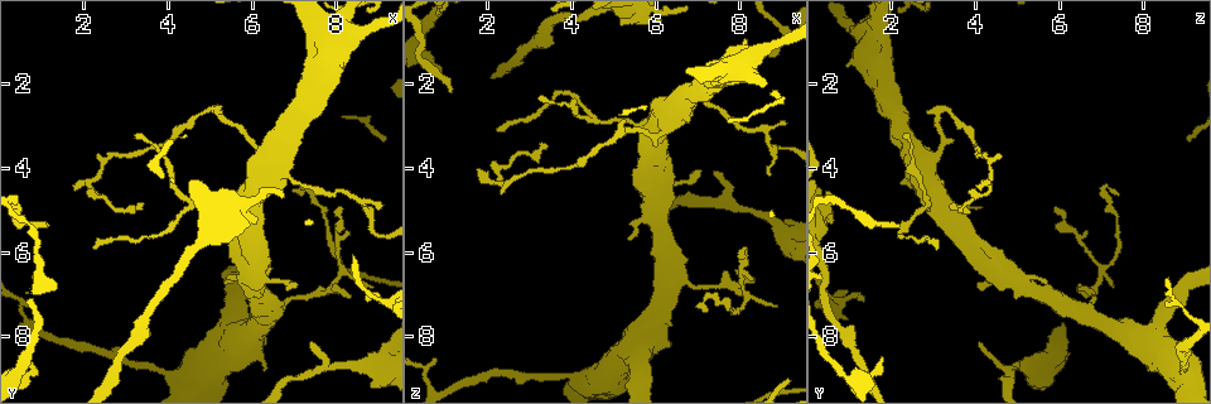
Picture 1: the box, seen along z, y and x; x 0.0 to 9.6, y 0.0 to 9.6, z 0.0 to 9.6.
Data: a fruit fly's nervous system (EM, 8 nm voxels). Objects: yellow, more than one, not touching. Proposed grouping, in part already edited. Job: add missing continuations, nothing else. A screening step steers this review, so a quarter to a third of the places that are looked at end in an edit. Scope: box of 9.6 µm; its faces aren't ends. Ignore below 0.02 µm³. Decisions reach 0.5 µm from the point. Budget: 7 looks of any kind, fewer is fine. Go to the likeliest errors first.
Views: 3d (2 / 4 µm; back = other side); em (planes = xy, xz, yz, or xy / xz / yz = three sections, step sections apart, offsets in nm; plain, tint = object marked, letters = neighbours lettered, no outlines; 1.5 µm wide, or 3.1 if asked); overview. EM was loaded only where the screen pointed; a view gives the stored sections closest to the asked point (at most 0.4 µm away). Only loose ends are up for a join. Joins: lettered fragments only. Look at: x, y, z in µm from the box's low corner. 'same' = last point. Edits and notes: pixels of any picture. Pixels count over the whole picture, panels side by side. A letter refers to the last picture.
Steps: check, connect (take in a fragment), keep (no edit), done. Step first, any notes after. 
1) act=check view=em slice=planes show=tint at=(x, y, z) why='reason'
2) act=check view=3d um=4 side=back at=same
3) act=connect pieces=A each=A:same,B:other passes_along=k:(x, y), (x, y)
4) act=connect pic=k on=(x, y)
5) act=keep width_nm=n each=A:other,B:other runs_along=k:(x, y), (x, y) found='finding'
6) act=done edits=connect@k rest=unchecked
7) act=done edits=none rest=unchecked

act=check view=3d um=4 at=(0.65, 8.60, 1.75) why='free end'

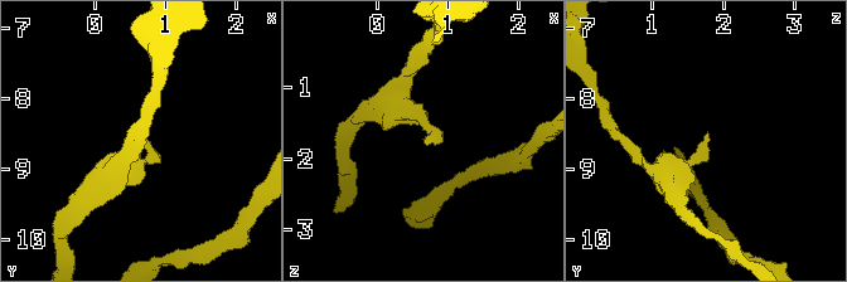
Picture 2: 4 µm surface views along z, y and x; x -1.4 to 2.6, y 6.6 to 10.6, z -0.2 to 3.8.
act=check view=em slice=xz step=4 show=tint at=(0.65, 8.55, 1.80)

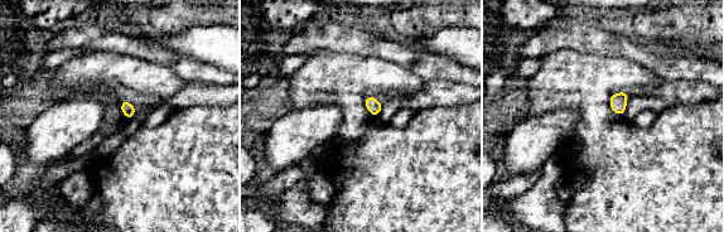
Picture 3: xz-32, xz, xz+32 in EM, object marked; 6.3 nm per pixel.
act=check view=em slice=planes show=letters at=same

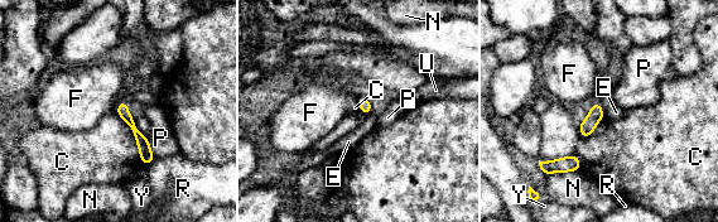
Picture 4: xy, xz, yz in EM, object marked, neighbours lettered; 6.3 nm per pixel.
act=keep each=C:other,E:other,F:other,N:other,P:other,R:other,U:other,Y:other runs_along=4:(121, 105), (148, 159) found='no lettered fragment goes on from it'

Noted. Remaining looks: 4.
act=check view=em slice=xy step=8 show=letters at=(8.00, 4.90, 5.90) why='tapers out'

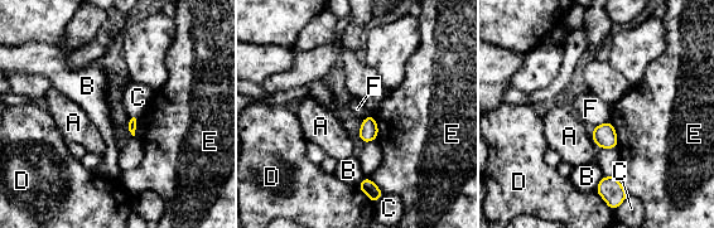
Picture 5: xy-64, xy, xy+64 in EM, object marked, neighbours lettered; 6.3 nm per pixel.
act=check view=em slice=planes show=letters at=same

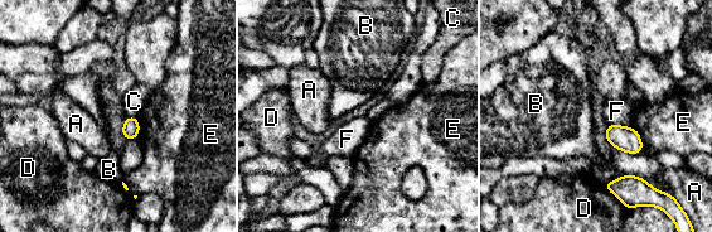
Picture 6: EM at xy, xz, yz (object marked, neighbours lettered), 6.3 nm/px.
act=keep each=A:other,B:other,C:other,D:other,E:other,F:other border=6:(609, 122), (630, 127) found='none of them fits'

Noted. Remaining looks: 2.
act=check view=em slice=planes show=letters at=(8.80, 7.20, 1.35) why='tapers out'

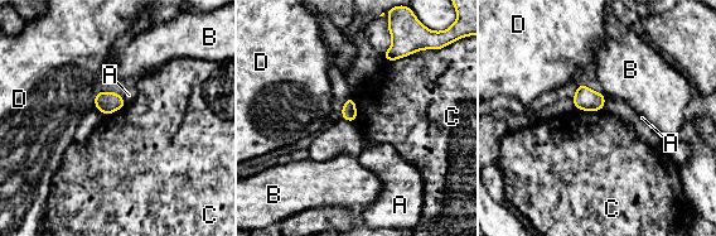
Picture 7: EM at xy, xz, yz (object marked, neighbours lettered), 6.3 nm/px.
act=keep width_nm=100 each=A:other,B:other,C:other,D:other found='no lettered fragment goes on from it'

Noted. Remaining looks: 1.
act=done edits=none rest=unchecked

